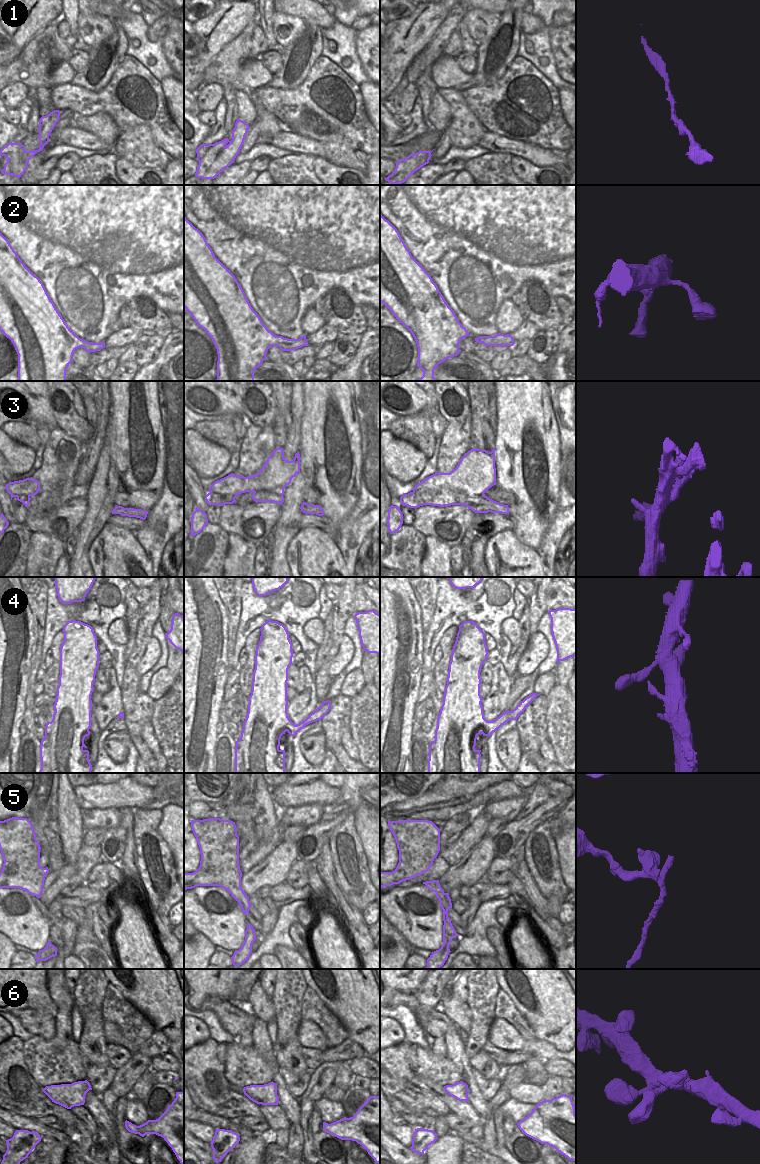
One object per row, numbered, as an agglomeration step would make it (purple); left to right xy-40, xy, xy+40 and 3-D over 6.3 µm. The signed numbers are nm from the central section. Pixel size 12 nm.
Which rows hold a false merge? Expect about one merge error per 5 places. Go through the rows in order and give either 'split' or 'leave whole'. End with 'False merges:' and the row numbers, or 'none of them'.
1: leave whole
2: leave whole
3: split
4: leave whole
5: split
6: leave whole
False merges: 3, 5

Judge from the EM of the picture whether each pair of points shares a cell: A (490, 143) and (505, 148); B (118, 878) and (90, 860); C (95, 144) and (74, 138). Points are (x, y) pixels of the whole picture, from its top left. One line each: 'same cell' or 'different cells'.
A: same cell
B: different cells
C: same cell

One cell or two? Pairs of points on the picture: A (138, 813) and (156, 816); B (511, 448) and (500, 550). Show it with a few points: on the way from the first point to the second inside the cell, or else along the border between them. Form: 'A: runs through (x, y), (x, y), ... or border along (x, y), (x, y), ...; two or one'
A: runs through (142, 814), (152, 815); one
B: border along (512, 529), (515, 536), (528, 547); two

